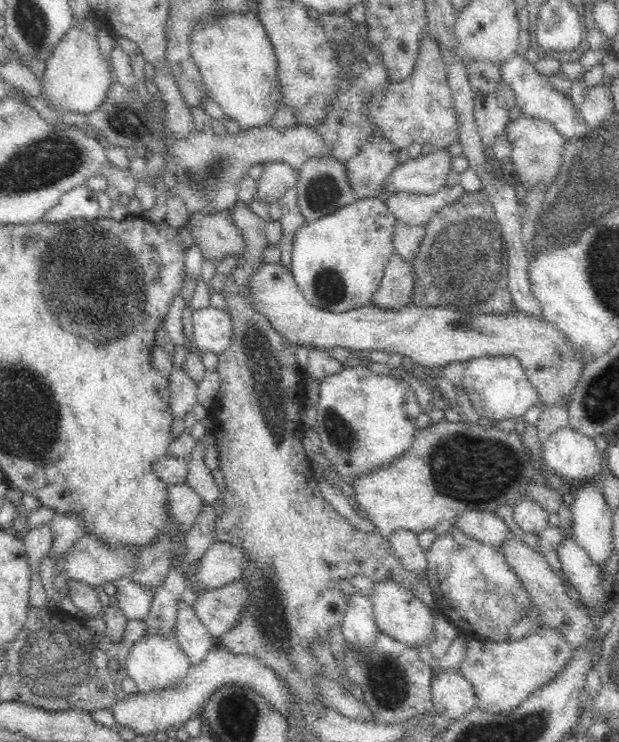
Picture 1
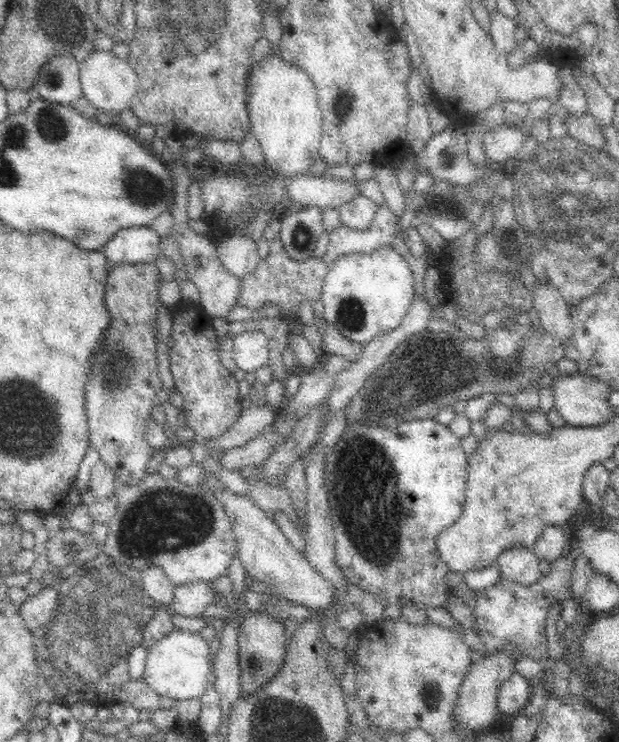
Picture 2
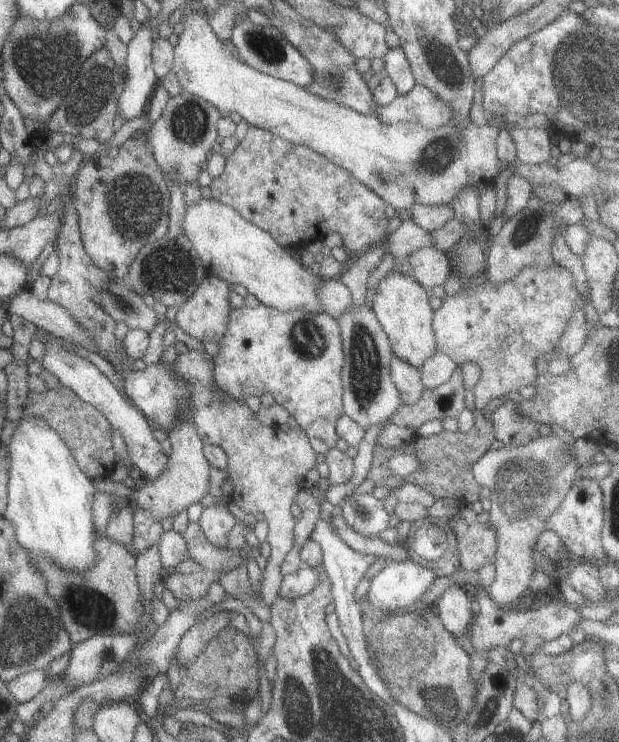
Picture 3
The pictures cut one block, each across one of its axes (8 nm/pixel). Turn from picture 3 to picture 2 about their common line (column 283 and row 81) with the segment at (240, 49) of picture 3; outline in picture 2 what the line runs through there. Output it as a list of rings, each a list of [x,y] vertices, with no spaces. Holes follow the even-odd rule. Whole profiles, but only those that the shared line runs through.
[[[58,56],[58,58],[52,58],[42,74],[38,76],[38,82],[34,86],[40,94],[42,100],[50,102],[50,104],[58,104],[58,106],[78,106],[78,100],[84,96],[82,92],[82,82],[80,82],[80,64],[78,60],[74,60],[72,56]]]

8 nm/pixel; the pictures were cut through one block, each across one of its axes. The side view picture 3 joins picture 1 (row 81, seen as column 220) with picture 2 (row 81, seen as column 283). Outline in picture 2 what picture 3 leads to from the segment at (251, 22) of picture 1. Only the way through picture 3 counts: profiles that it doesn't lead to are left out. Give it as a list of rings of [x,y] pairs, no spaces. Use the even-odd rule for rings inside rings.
[[[268,54],[258,68],[252,68],[248,82],[252,82],[250,130],[262,148],[266,170],[284,176],[308,176],[322,162],[320,142],[324,134],[324,118],[310,76],[306,70],[284,62],[282,56]]]

